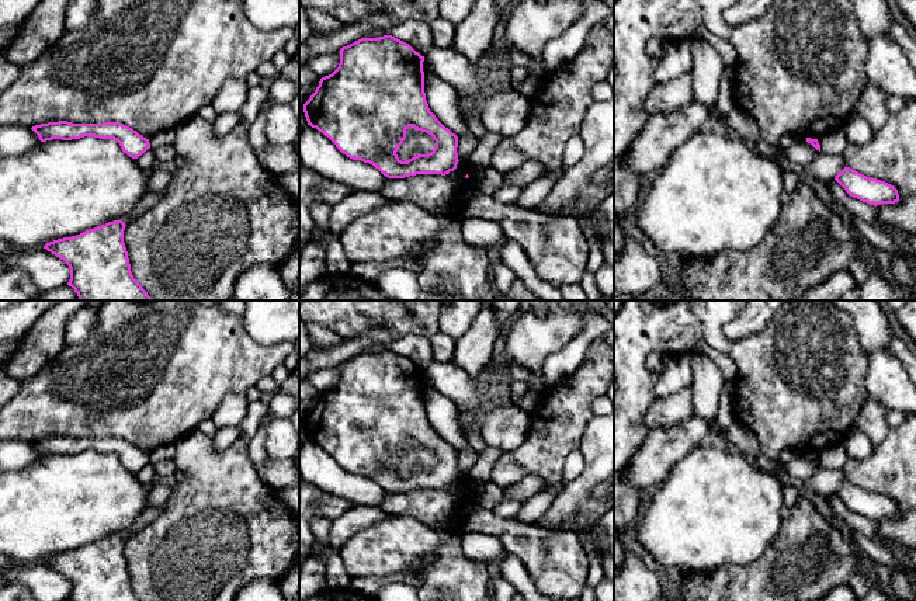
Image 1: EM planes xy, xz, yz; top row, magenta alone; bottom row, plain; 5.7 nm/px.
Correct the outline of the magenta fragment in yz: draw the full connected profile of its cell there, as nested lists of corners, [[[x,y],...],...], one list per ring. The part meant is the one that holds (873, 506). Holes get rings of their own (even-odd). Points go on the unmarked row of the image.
[[[844,482],[835,494],[849,510],[874,521],[899,515],[898,504],[894,500],[870,493],[850,482]]]

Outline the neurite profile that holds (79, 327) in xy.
[[[81,308],[70,316],[65,324],[65,341],[69,345],[86,341],[97,326],[97,313],[93,309]]]

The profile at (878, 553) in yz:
[[[853,531],[851,542],[857,548],[857,550],[863,550],[872,562],[884,564],[885,567],[892,570],[895,560],[885,546],[857,531]]]

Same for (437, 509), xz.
[[[469,448],[458,452],[458,479],[454,486],[441,489],[416,489],[405,493],[385,493],[381,508],[389,515],[414,517],[424,525],[445,534],[457,532],[455,524],[462,511],[475,506],[468,472],[478,461]]]

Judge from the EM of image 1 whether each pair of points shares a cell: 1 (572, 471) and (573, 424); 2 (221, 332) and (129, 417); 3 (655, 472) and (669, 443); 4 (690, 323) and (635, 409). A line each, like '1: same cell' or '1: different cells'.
1: different cells
2: same cell
3: same cell
4: same cell

